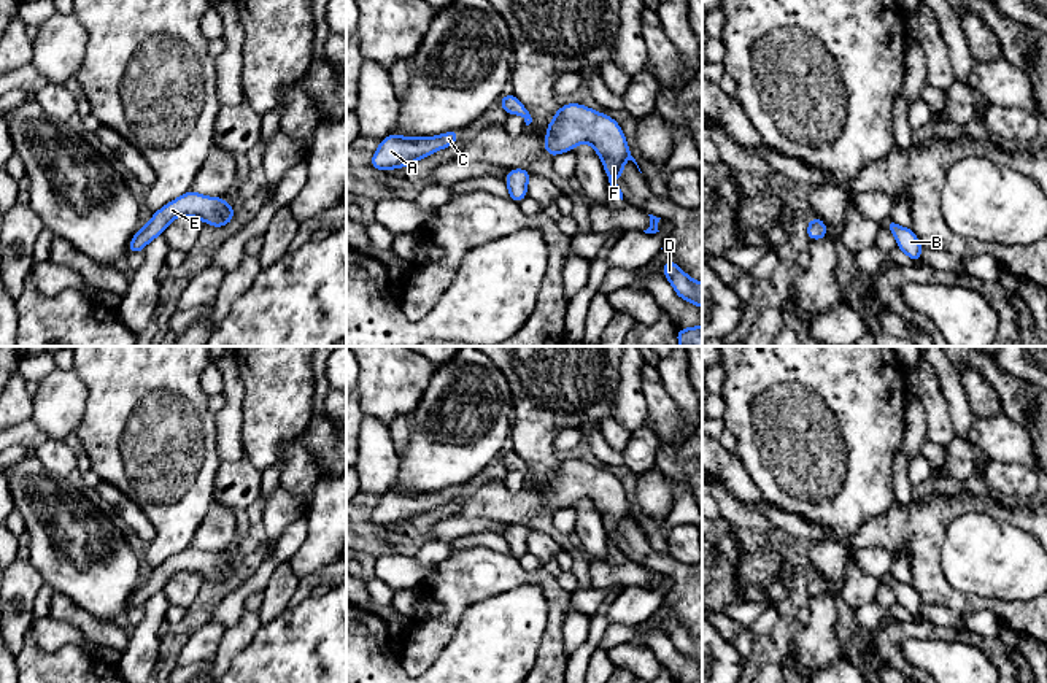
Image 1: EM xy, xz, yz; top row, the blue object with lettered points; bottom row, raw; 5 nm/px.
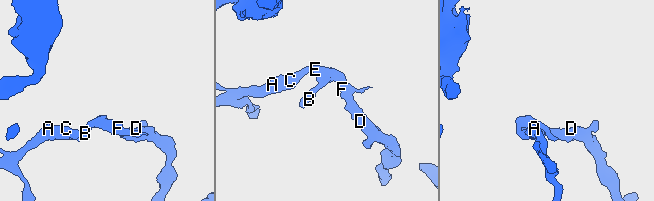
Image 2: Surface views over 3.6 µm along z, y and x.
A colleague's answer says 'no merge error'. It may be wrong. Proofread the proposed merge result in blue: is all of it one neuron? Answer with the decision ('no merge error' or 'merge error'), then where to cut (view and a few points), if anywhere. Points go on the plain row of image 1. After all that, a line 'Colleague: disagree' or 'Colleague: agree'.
no merge error; no cut
Colleague: agree

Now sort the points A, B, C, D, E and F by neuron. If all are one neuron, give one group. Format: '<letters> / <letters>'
A B C D E F

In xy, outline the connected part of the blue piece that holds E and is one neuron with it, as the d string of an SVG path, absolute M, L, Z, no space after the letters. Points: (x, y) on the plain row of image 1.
M189 546L153 570L151 577L133 591L129 610L143 607L178 572L191 572L213 583L222 583L234 575L234 567L235 564L221 553L207 553Z

